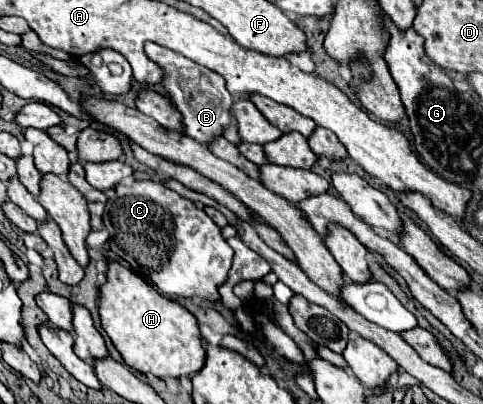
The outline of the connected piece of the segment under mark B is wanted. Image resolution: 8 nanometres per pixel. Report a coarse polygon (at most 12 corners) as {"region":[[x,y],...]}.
{"region":[[146,42],[184,132],[204,146],[230,124],[224,78]]}

